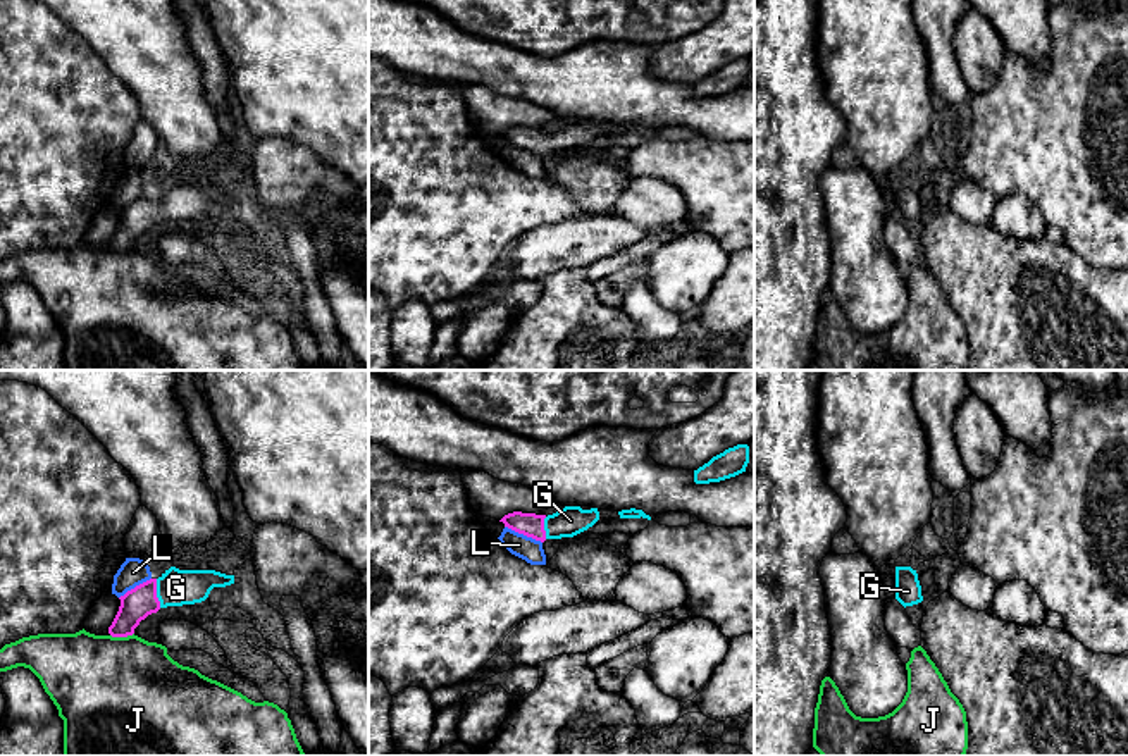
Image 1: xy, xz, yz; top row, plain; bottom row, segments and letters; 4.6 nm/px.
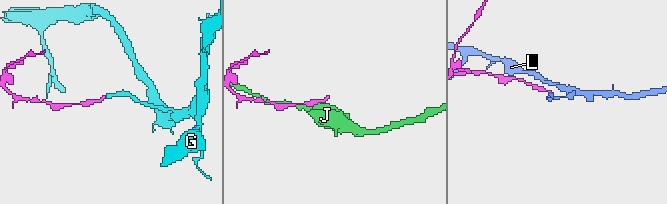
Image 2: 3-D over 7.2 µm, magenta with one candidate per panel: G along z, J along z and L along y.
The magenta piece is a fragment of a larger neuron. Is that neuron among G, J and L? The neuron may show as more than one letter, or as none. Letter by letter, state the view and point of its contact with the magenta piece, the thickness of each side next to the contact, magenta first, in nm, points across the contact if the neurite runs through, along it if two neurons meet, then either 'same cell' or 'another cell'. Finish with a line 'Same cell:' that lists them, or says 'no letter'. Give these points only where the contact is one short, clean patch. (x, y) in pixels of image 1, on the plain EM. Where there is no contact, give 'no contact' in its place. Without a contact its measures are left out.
G: contact xy (155, 207); calibres 150 and 170 nm; way xy (138, 217), (155, 207), (176, 202); same cell
J: contact xy (121, 250); calibres 150 and 500 nm; another cell
L: contact xz (524, 148); calibres 110 and 110 nm; border xz (505, 140), (541, 157); another cell
Same cell: G

